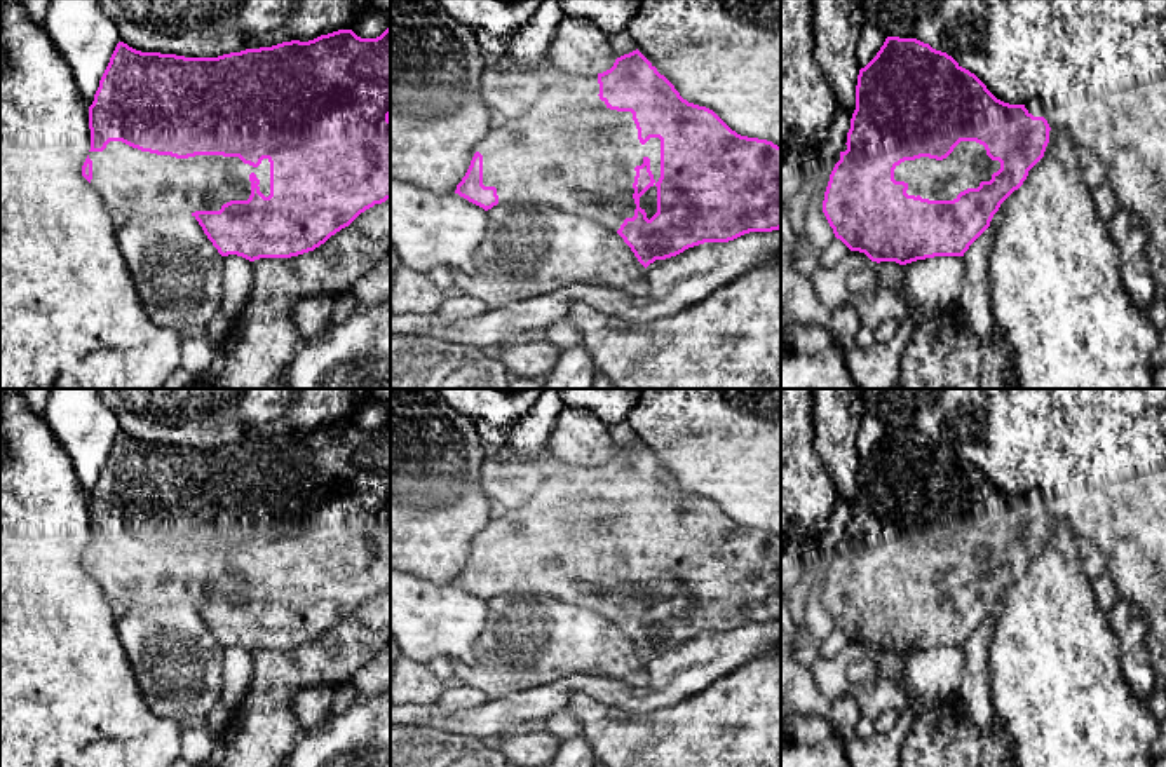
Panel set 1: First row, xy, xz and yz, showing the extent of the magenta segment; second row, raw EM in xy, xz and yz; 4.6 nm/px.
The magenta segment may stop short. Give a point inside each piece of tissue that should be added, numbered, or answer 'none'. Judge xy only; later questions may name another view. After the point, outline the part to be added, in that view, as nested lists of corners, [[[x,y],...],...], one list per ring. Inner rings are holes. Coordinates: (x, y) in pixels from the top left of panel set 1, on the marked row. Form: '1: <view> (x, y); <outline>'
1: xy (131, 182); [[[110,141],[103,152],[89,152],[91,187],[112,213],[178,214],[220,211],[230,200],[247,200],[249,174],[260,180],[260,192],[270,195],[270,162],[258,167],[239,157],[195,155],[176,159],[141,152],[122,141]]]

